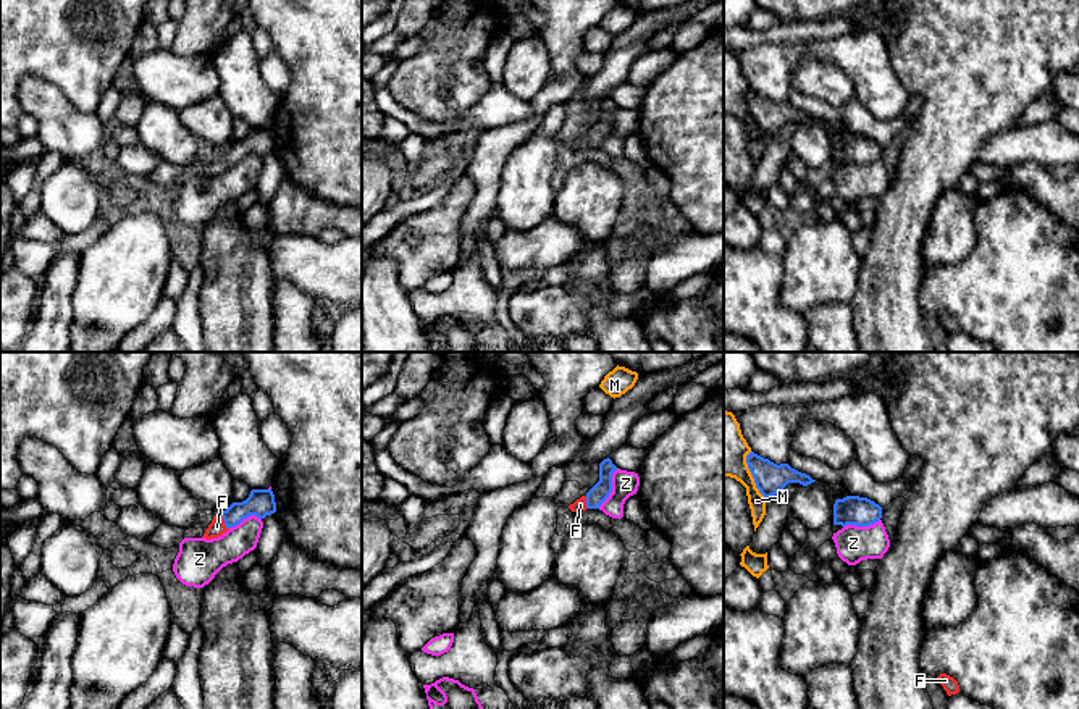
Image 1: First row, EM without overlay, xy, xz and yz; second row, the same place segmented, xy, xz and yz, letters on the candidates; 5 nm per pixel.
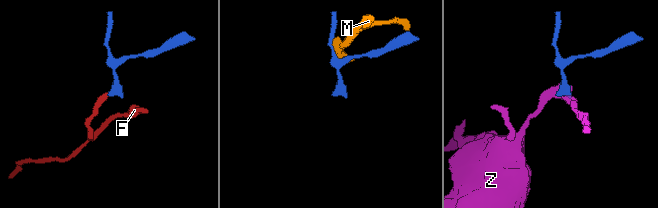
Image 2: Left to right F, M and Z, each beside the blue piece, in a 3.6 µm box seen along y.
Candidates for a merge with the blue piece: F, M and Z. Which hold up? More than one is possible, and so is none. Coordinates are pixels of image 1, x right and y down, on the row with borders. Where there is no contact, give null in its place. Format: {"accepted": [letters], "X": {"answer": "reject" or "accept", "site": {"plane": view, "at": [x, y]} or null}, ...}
{"accepted": ["F"], "F": {"answer": "accept", "site": {"plane": "xy", "at": [225, 522]}}, "M": {"answer": "reject", "site": {"plane": "yz", "at": [751, 474]}}, "Z": {"answer": "reject", "site": {"plane": "xz", "at": [611, 488]}}}

